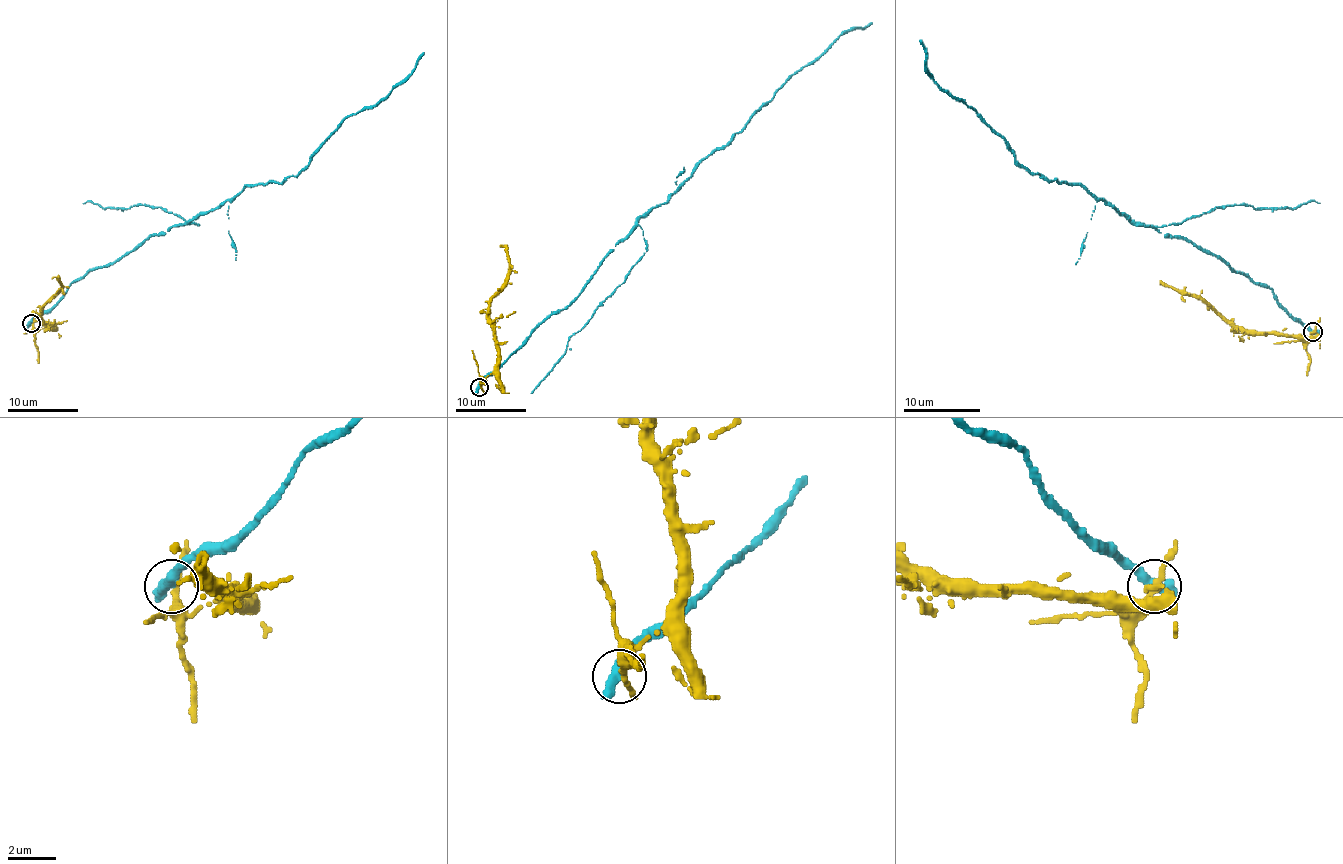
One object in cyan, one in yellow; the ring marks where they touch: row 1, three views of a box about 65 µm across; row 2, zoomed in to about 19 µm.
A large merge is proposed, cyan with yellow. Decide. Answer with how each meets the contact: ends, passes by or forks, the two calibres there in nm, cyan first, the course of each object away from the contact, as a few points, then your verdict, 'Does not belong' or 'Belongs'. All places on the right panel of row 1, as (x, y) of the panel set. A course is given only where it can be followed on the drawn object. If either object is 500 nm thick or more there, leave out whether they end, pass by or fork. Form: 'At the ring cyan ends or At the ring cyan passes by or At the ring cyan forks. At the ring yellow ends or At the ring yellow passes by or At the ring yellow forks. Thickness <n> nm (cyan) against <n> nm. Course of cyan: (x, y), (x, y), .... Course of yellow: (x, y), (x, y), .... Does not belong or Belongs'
Thickness 550 nm (cyan) against 280 nm. Course of cyan: (1312, 331), (1268, 287), (1190, 241), (1138, 226), (1079, 184), (1029, 173), (974, 109), (930, 77), (920, 41). Course of yellow: (1312, 331), (1305, 341), (1286, 333), (1253, 333), (1230, 326), (1205, 303), (1161, 282), (1159, 284). Does not belong

